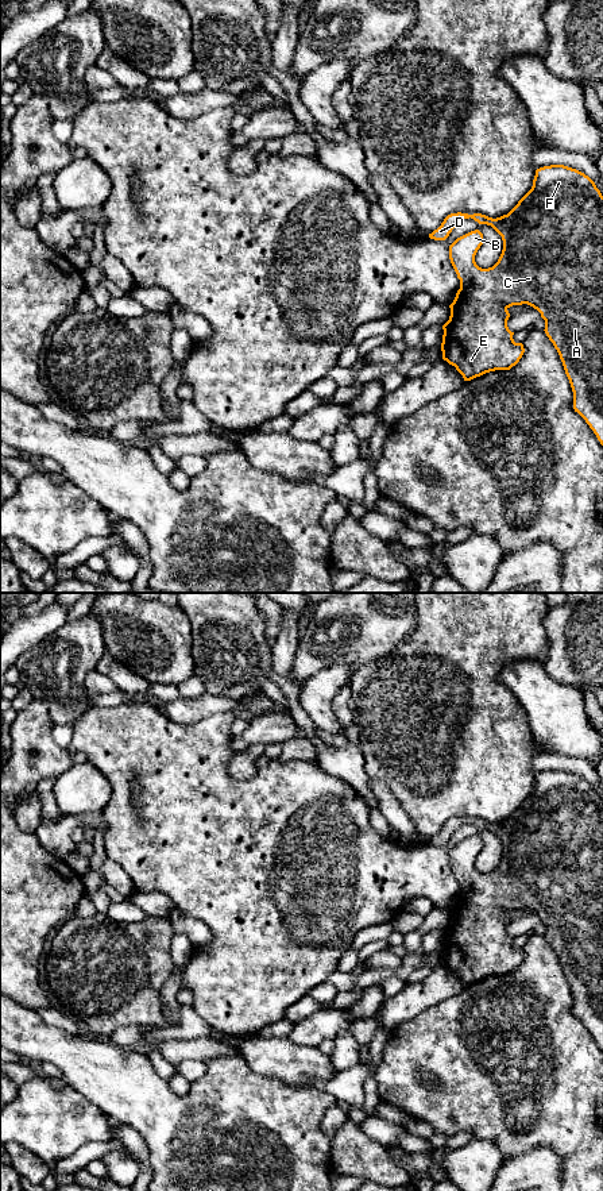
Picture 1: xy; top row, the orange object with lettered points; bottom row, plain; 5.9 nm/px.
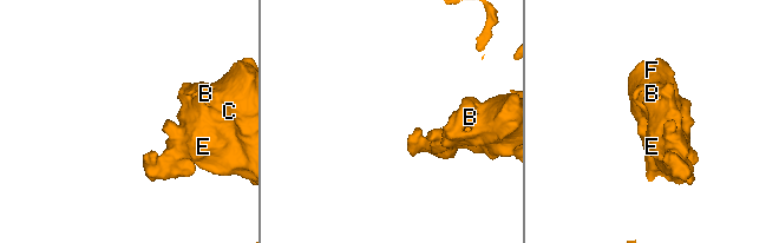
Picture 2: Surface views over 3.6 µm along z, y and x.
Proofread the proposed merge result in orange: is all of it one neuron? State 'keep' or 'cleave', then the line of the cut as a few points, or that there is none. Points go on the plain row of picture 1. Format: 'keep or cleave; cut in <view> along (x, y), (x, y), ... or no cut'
keep; no cut

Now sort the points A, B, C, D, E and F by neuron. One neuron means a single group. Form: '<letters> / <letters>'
A B C D E F

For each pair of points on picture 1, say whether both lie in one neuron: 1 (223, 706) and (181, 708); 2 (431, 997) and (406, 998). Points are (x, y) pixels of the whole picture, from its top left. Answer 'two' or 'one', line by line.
1: one
2: one

